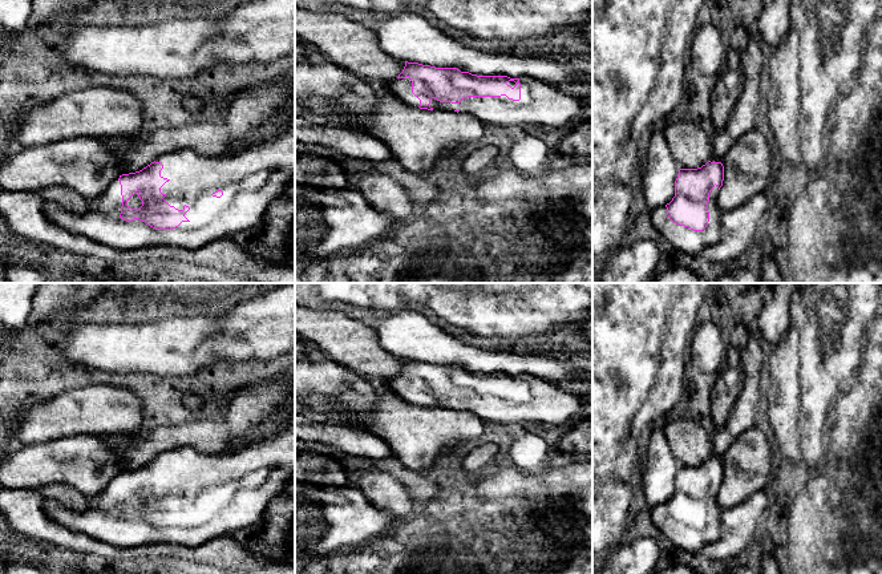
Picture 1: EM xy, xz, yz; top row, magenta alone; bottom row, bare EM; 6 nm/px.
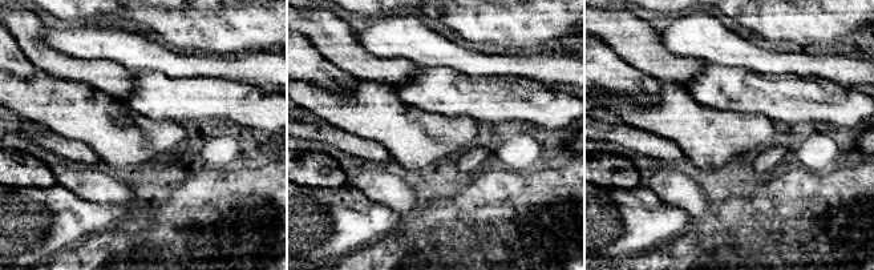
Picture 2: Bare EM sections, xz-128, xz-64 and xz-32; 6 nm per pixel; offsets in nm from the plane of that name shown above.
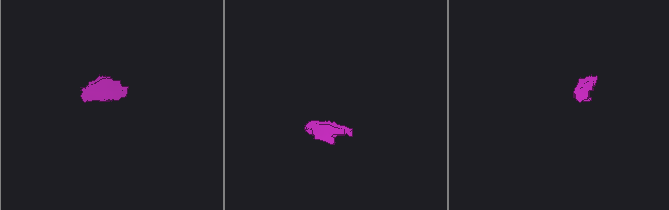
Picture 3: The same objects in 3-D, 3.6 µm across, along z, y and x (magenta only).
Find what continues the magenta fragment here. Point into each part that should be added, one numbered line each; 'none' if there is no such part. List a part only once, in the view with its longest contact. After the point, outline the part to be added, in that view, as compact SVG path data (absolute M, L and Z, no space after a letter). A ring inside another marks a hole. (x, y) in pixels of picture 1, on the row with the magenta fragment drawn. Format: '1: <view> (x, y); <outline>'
1: xy (251, 178); M295 114L286 133L259 144L246 144L238 151L217 157L179 149L161 155L155 162L163 165L161 177L169 179L161 187L161 193L166 195L163 199L178 210L183 210L185 205L190 207L185 214L189 221L175 229L155 230L139 219L121 219L122 195L118 179L101 197L89 201L89 209L84 214L69 213L52 201L44 205L44 213L62 230L121 251L157 246L197 250L213 240L232 238L256 225L295 179Z

